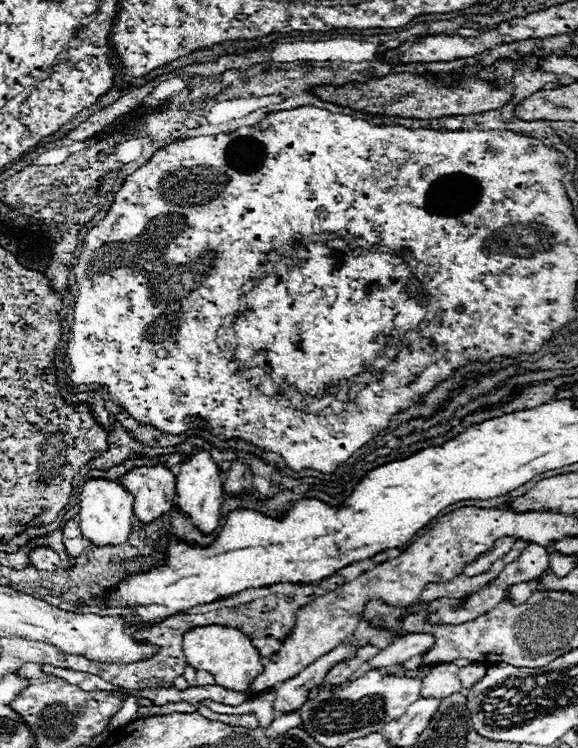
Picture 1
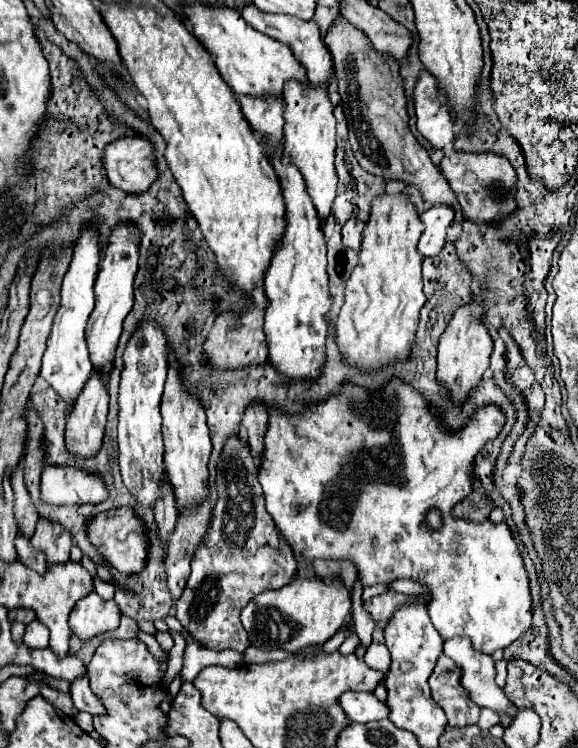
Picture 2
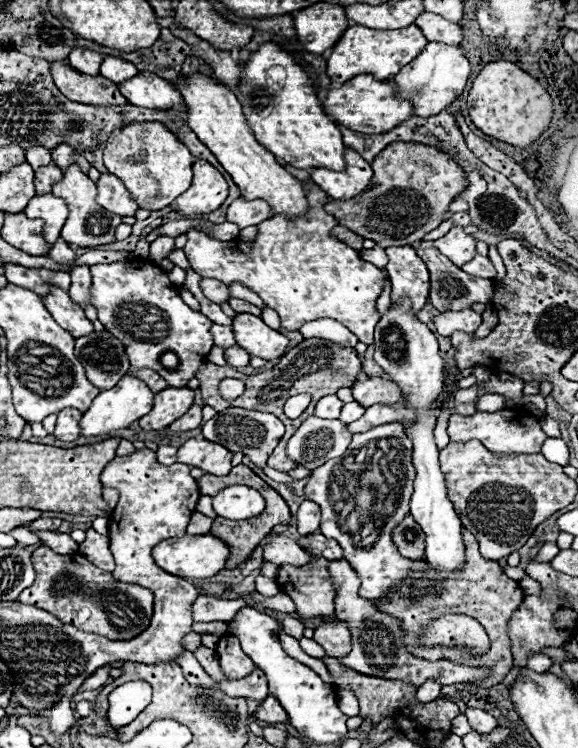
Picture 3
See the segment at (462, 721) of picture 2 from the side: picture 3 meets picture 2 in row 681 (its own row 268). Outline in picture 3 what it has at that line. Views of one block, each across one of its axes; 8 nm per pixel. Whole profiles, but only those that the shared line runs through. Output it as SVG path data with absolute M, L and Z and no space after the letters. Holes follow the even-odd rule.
M420 242L424 246L418 248L418 256L428 264L430 270L430 296L428 302L438 310L438 312L458 312L464 308L470 308L472 304L480 302L480 304L492 304L492 296L494 296L494 282L488 278L478 278L472 274L466 274L462 268L454 266L446 256L440 256L440 252L436 252L434 246L430 246L432 242Z

